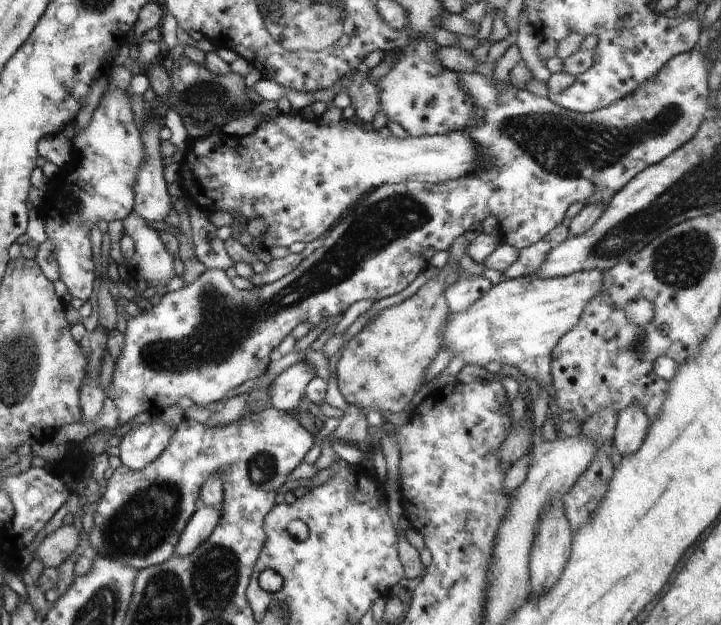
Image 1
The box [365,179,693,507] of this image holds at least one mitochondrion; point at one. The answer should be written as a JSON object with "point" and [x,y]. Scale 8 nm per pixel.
{"point":[637,346]}

